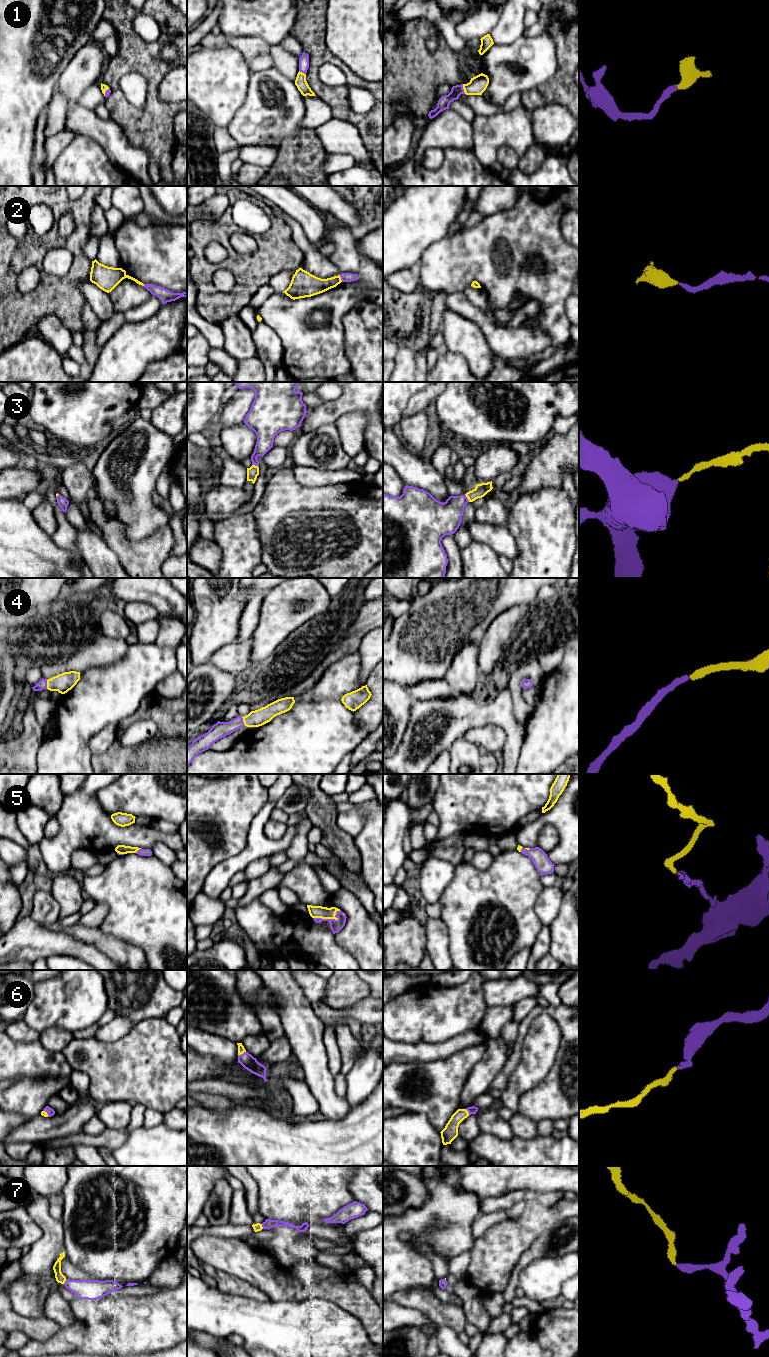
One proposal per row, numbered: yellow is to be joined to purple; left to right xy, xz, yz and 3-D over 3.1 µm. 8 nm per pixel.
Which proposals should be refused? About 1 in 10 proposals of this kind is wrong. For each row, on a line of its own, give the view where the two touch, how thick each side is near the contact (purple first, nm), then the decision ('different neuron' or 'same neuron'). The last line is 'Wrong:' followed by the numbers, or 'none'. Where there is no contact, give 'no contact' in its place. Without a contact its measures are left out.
1: contact in yz; calibres 90 and 140 nm; same neuron
2: contact in xz; calibres 80 and 160 nm; same neuron
3: contact in yz; calibres 260 and 100 nm; same neuron
4: contact in xz; calibres 130 and 130 nm; same neuron
5: contact in xz; calibres 100 and 100 nm; same neuron
6: contact in xz; calibres 120 and 60 nm; same neuron
7: contact in xy; calibres 160 and 80 nm; same neuron
Wrong: none

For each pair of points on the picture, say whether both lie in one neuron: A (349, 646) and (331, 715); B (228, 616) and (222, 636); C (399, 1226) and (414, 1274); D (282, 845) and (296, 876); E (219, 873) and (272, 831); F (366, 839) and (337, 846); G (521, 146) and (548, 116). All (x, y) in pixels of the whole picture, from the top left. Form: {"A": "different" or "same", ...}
{"A": "different", "B": "same", "C": "same", "D": "different", "E": "different", "F": "different", "G": "different"}

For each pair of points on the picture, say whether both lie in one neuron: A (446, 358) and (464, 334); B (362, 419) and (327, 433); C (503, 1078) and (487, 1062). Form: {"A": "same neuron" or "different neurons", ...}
{"A": "different neurons", "B": "different neurons", "C": "different neurons"}

